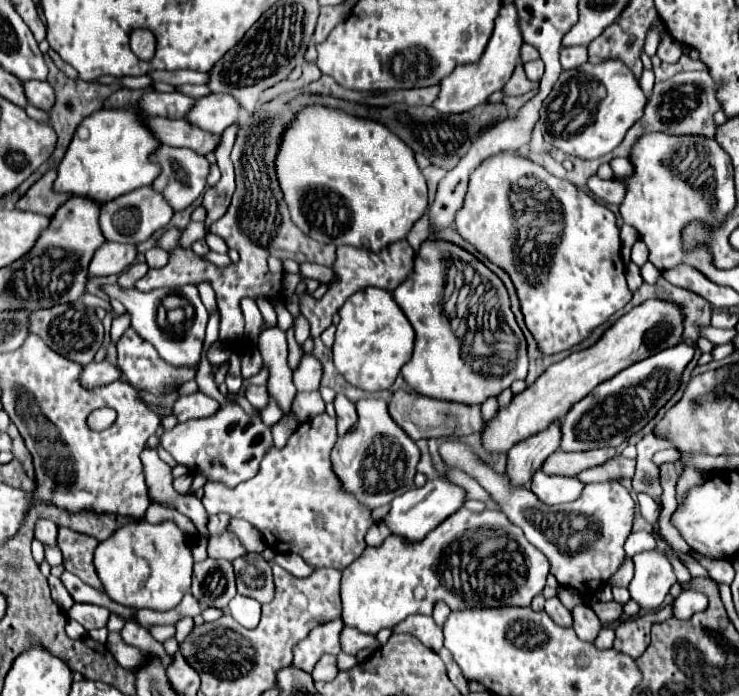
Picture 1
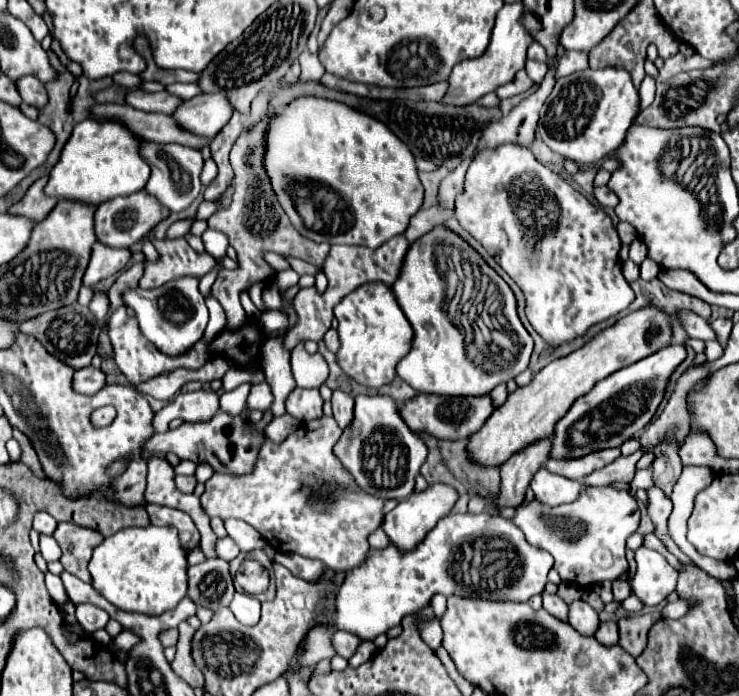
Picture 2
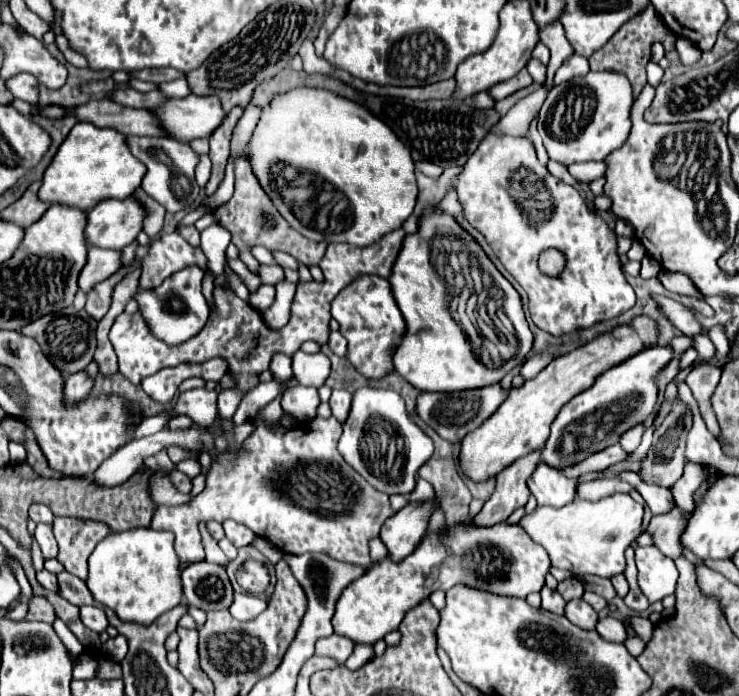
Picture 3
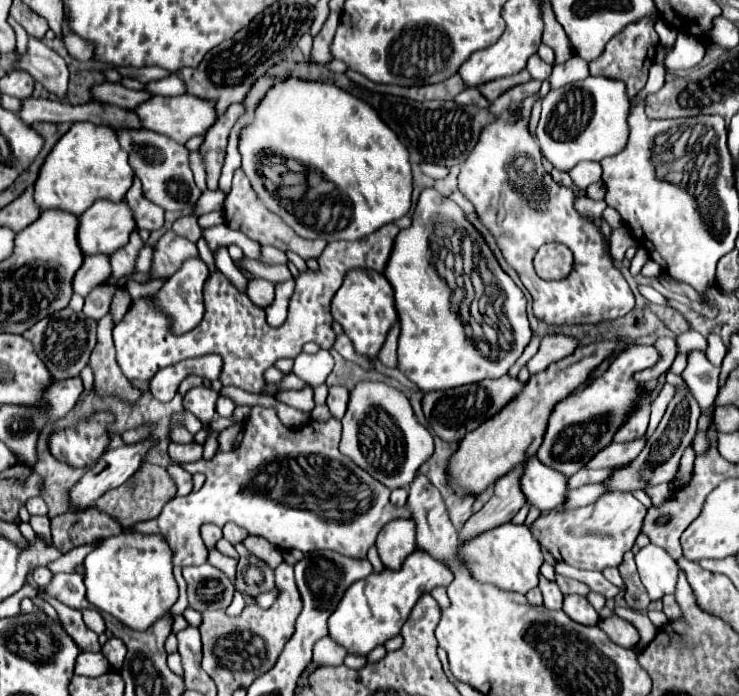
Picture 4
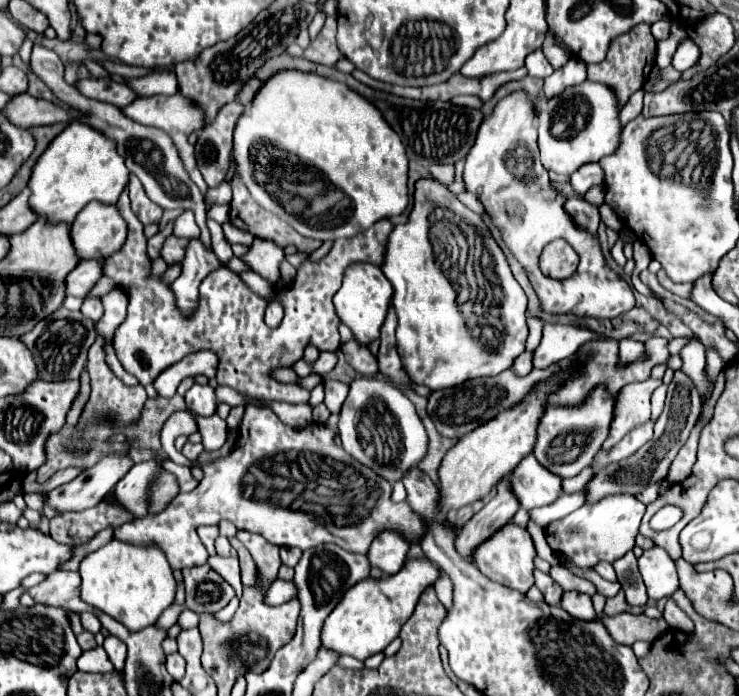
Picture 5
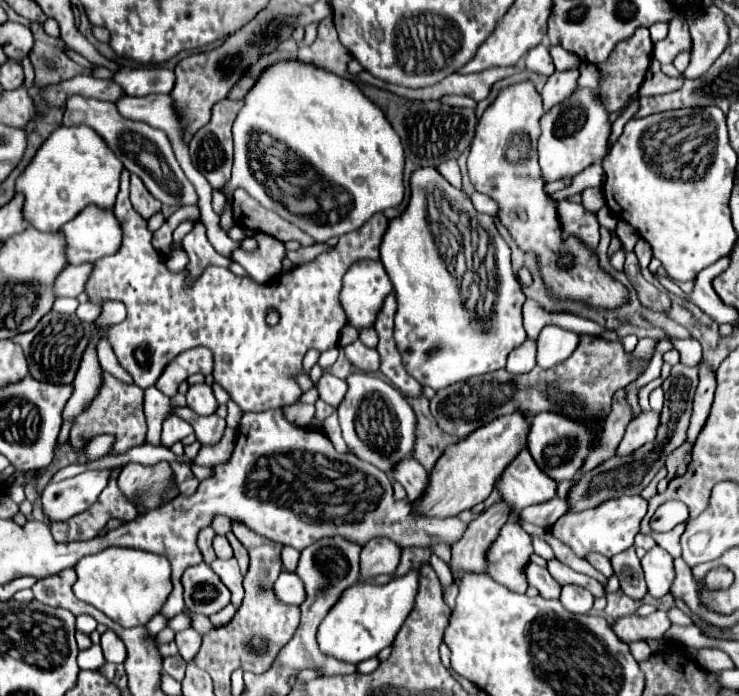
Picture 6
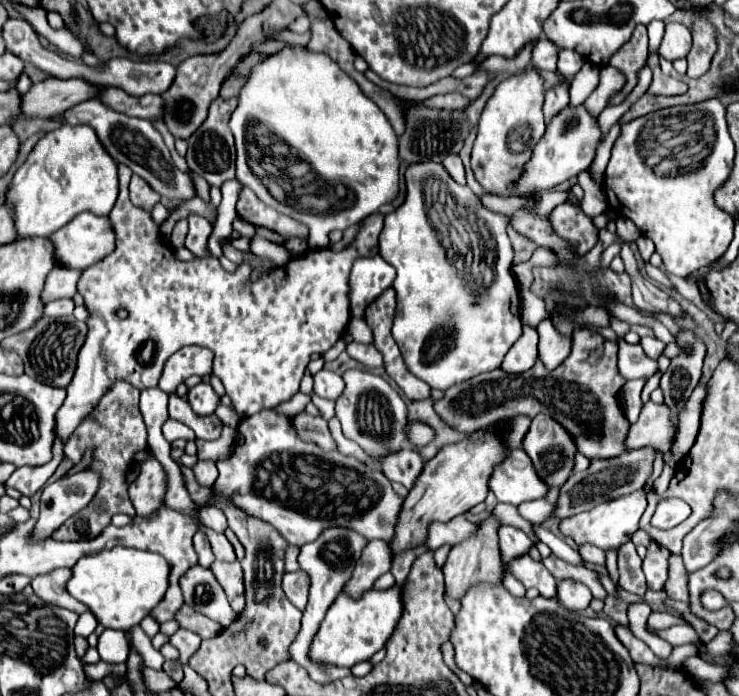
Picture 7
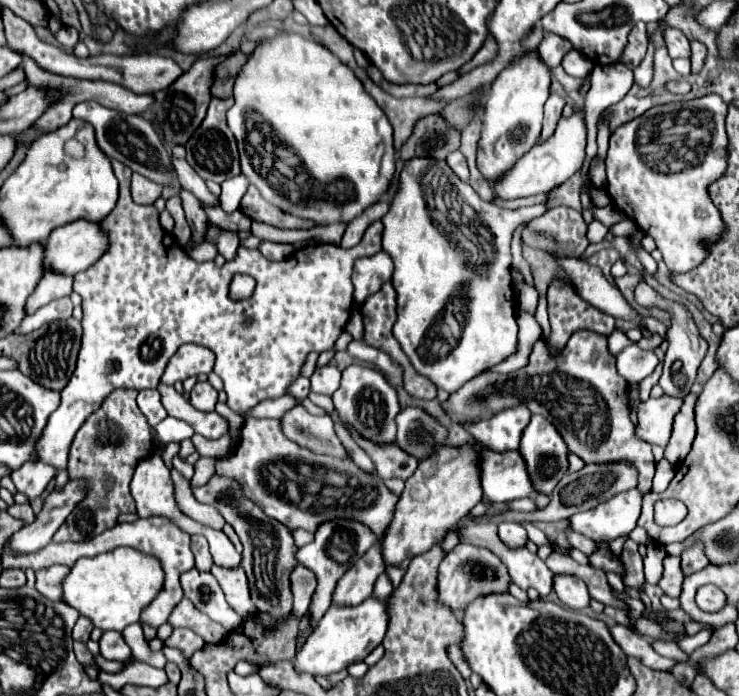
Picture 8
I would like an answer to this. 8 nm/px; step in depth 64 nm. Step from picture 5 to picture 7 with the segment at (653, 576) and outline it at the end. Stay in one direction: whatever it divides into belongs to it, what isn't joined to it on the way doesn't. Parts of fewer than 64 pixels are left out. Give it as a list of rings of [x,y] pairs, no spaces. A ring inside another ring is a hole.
[[[654,542],[648,546],[648,554],[642,560],[642,570],[646,574],[650,590],[664,588],[664,584],[668,580],[668,558],[670,558],[670,552],[666,548],[662,548],[660,544]]]

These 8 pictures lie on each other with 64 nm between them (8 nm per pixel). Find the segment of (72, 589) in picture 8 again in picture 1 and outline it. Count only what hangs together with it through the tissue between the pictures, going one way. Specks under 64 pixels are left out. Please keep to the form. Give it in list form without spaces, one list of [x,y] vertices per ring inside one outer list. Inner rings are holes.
[[[136,520],[124,524],[108,540],[98,544],[94,566],[112,600],[136,610],[172,610],[190,590],[194,558],[192,548],[182,548],[182,530],[176,522],[148,524],[146,520]]]

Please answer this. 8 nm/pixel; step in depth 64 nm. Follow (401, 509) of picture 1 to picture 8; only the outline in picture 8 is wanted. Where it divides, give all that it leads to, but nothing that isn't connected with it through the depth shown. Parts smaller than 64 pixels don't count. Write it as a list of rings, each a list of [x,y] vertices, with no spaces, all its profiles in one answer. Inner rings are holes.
[[[376,542],[340,580],[340,584],[334,590],[334,602],[356,606],[364,598],[372,596],[372,586],[376,578],[386,570],[384,558],[382,558],[382,544]]]

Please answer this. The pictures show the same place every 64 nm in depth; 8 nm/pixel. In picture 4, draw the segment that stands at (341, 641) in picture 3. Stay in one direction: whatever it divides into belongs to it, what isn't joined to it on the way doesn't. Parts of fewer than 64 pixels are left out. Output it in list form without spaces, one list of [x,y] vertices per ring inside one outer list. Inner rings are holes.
[[[328,636],[314,644],[314,660],[320,662],[322,666],[338,666],[344,662],[346,656],[348,656],[348,650],[340,648],[340,644],[336,644]]]

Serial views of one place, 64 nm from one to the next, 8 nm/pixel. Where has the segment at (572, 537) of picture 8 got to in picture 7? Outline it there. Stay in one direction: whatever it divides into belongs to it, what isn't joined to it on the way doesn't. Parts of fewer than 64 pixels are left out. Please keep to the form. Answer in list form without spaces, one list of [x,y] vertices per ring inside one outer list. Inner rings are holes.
[[[582,546],[580,548],[580,556],[590,562],[590,564],[596,564],[596,566],[604,566],[606,564],[606,552],[596,548],[596,546]]]

